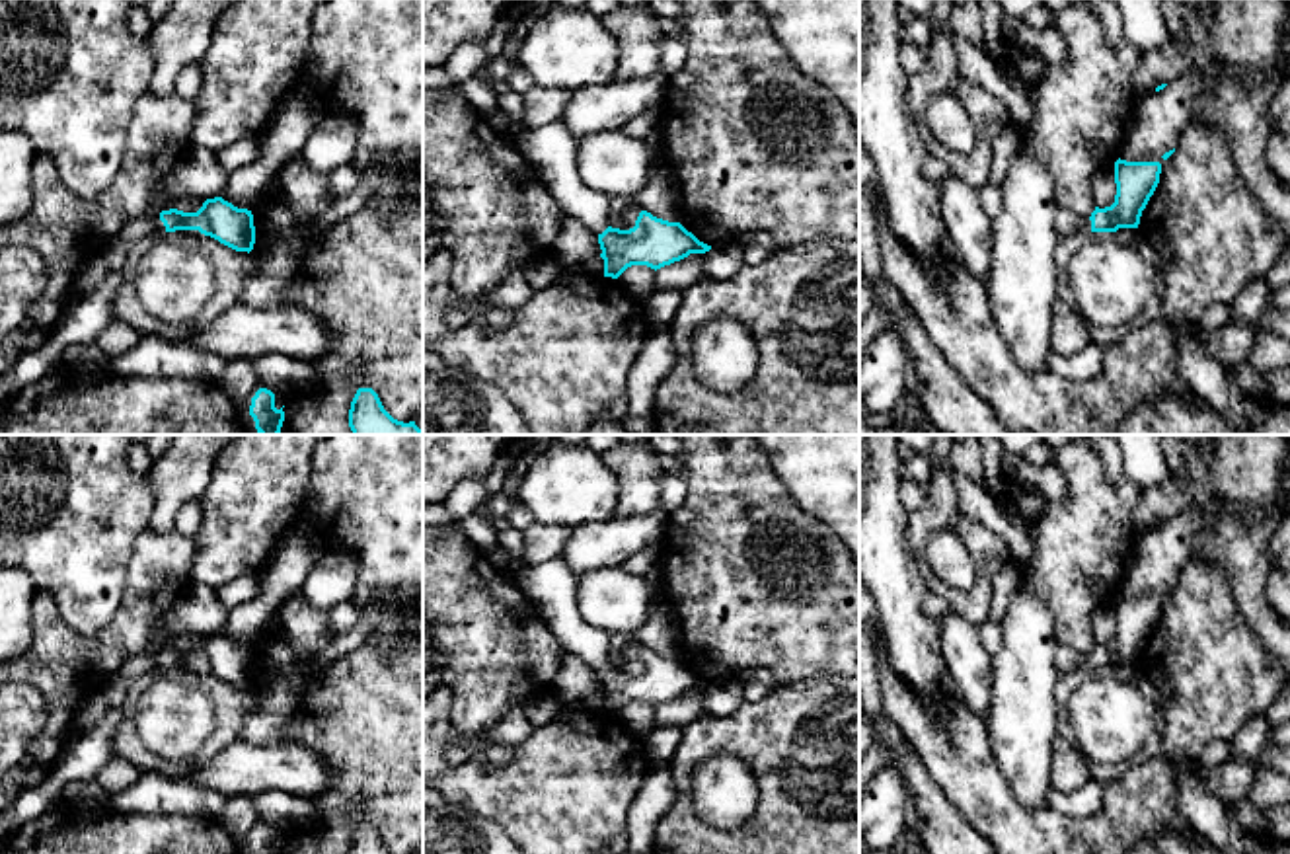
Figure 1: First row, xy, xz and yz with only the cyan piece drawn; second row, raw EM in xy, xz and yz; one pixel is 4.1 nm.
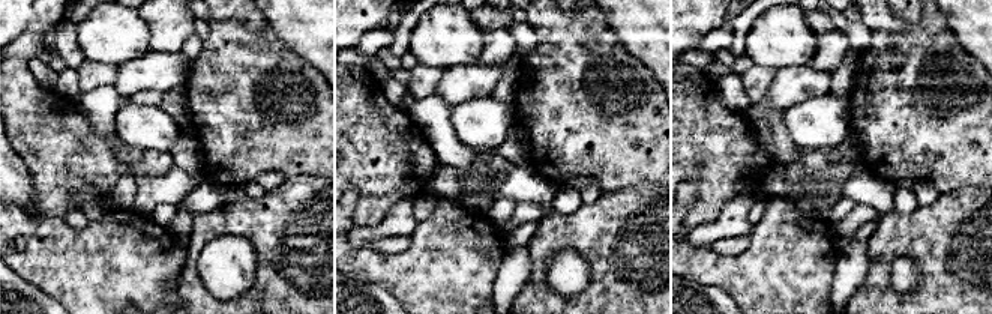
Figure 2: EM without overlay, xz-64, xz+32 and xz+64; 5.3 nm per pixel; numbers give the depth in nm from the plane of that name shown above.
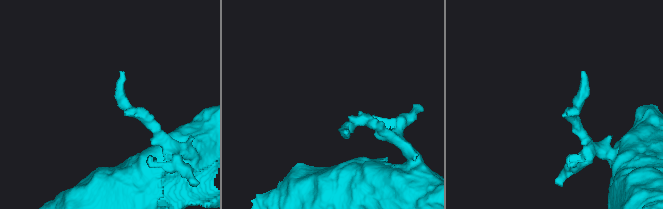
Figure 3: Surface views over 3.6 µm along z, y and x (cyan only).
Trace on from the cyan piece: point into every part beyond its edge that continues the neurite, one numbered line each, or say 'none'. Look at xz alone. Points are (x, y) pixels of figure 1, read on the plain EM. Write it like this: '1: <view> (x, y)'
1: xz (552, 585)

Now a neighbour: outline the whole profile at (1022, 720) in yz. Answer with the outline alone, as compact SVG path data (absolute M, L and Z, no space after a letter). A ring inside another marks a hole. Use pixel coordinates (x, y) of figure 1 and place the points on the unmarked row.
M1023 581L1002 618L1002 649L992 657L988 735L1019 805L1048 807L1056 739L1058 632L1050 608Z

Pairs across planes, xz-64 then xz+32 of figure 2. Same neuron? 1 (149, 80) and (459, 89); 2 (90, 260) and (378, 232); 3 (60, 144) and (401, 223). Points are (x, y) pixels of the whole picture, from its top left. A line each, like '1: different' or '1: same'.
1: same
2: different
3: different

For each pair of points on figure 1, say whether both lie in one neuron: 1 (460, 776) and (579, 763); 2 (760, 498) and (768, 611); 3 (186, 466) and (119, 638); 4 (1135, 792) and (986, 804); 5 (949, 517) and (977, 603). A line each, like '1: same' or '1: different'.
1: same
2: same
3: same
4: same
5: same

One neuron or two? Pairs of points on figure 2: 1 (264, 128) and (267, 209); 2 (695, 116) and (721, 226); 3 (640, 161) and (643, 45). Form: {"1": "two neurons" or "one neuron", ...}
{"1": "two neurons", "2": "two neurons", "3": "two neurons"}

